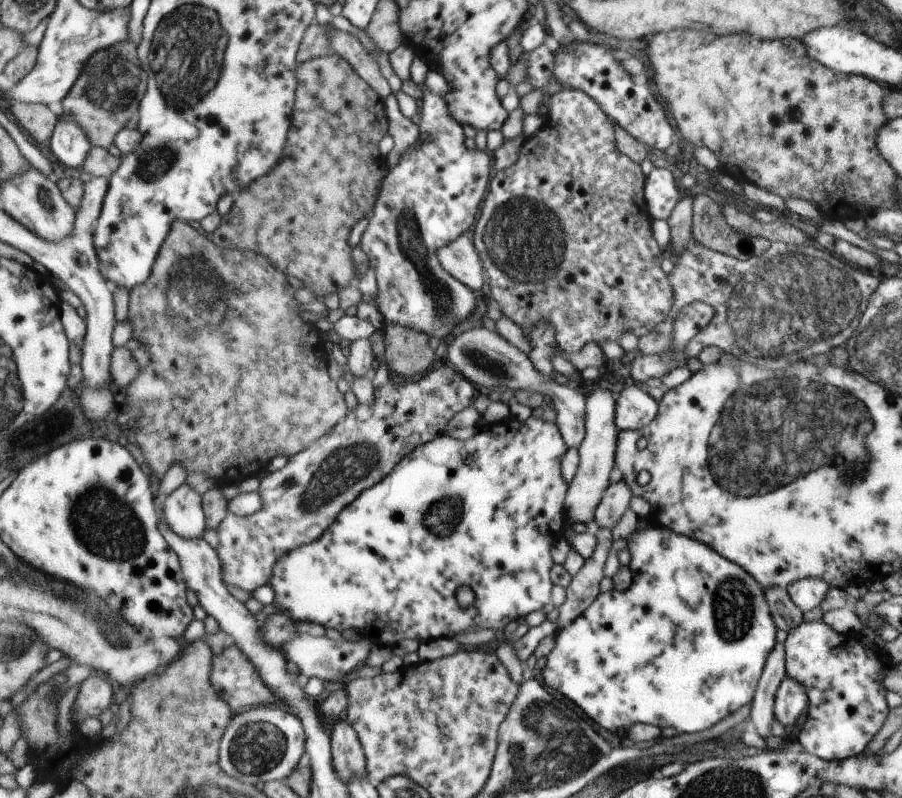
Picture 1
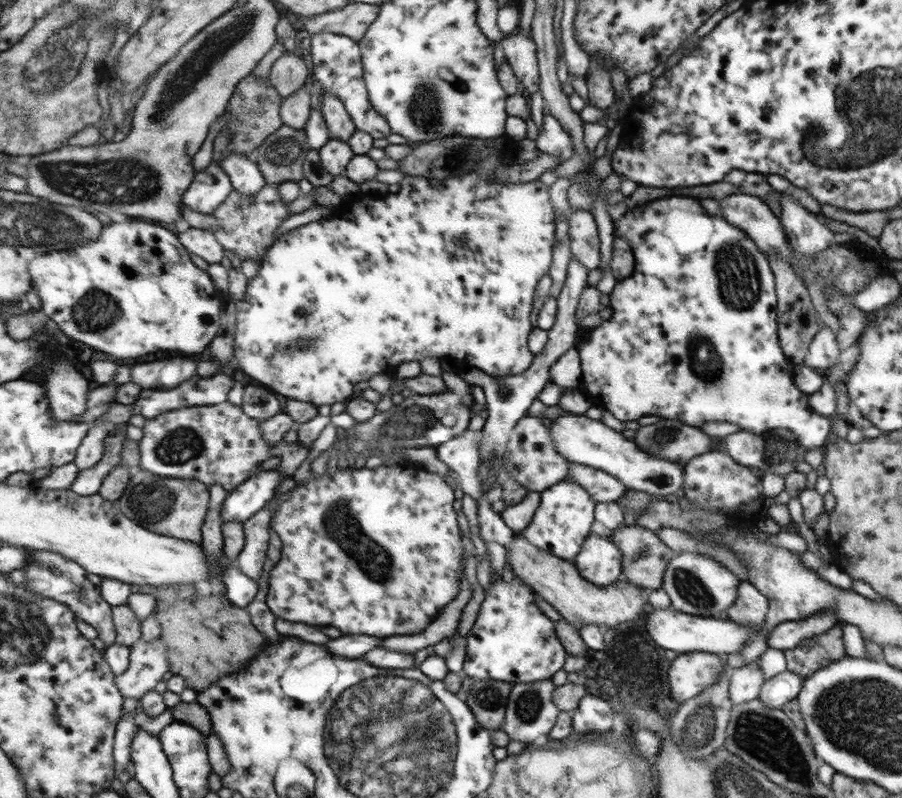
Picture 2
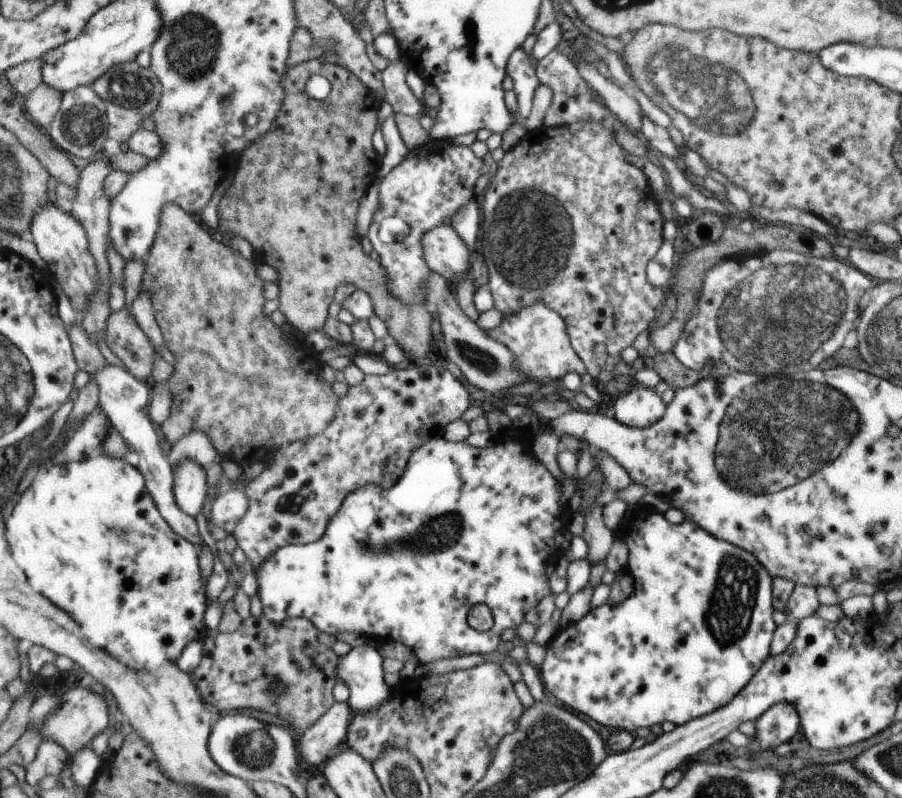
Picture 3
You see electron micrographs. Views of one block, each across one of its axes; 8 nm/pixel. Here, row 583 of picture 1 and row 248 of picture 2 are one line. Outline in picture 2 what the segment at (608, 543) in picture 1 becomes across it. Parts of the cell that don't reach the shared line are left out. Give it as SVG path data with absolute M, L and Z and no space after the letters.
M571 210L568 223L571 259L576 257L586 266L587 271L598 268L601 264L600 237L592 213L586 210Z

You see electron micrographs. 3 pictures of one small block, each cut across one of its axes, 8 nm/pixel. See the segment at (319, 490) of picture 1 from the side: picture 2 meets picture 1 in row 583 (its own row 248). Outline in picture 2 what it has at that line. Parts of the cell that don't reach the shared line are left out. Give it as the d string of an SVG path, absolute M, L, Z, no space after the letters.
M270 185L264 187L258 195L244 195L234 191L231 198L219 210L204 214L188 208L185 211L186 226L216 231L216 236L228 250L240 254L245 260L263 260L277 241L278 228L291 217L290 202L282 195L281 187Z

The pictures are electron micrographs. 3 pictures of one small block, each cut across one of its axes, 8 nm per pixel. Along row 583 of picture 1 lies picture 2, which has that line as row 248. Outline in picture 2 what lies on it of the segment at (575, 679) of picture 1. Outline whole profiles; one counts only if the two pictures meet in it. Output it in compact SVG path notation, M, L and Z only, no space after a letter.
M664 198L654 200L638 206L632 212L625 212L618 220L612 222L614 236L622 237L628 241L634 253L635 270L621 282L614 285L609 294L610 305L613 313L610 319L603 320L598 327L592 328L590 337L582 341L582 345L576 348L581 359L580 387L588 390L588 394L596 396L596 403L611 411L612 415L620 422L638 420L641 416L660 416L665 419L682 420L688 426L702 426L706 422L730 422L737 424L746 432L764 436L771 440L771 435L782 432L789 436L794 434L794 440L803 448L803 452L825 446L832 424L828 416L818 414L812 410L808 403L808 393L792 384L792 376L795 376L794 366L786 362L786 355L780 348L778 334L776 334L776 294L774 294L774 274L770 270L768 260L764 258L764 252L756 245L743 229L736 228L730 221L716 216L708 216L700 202L692 198Z

